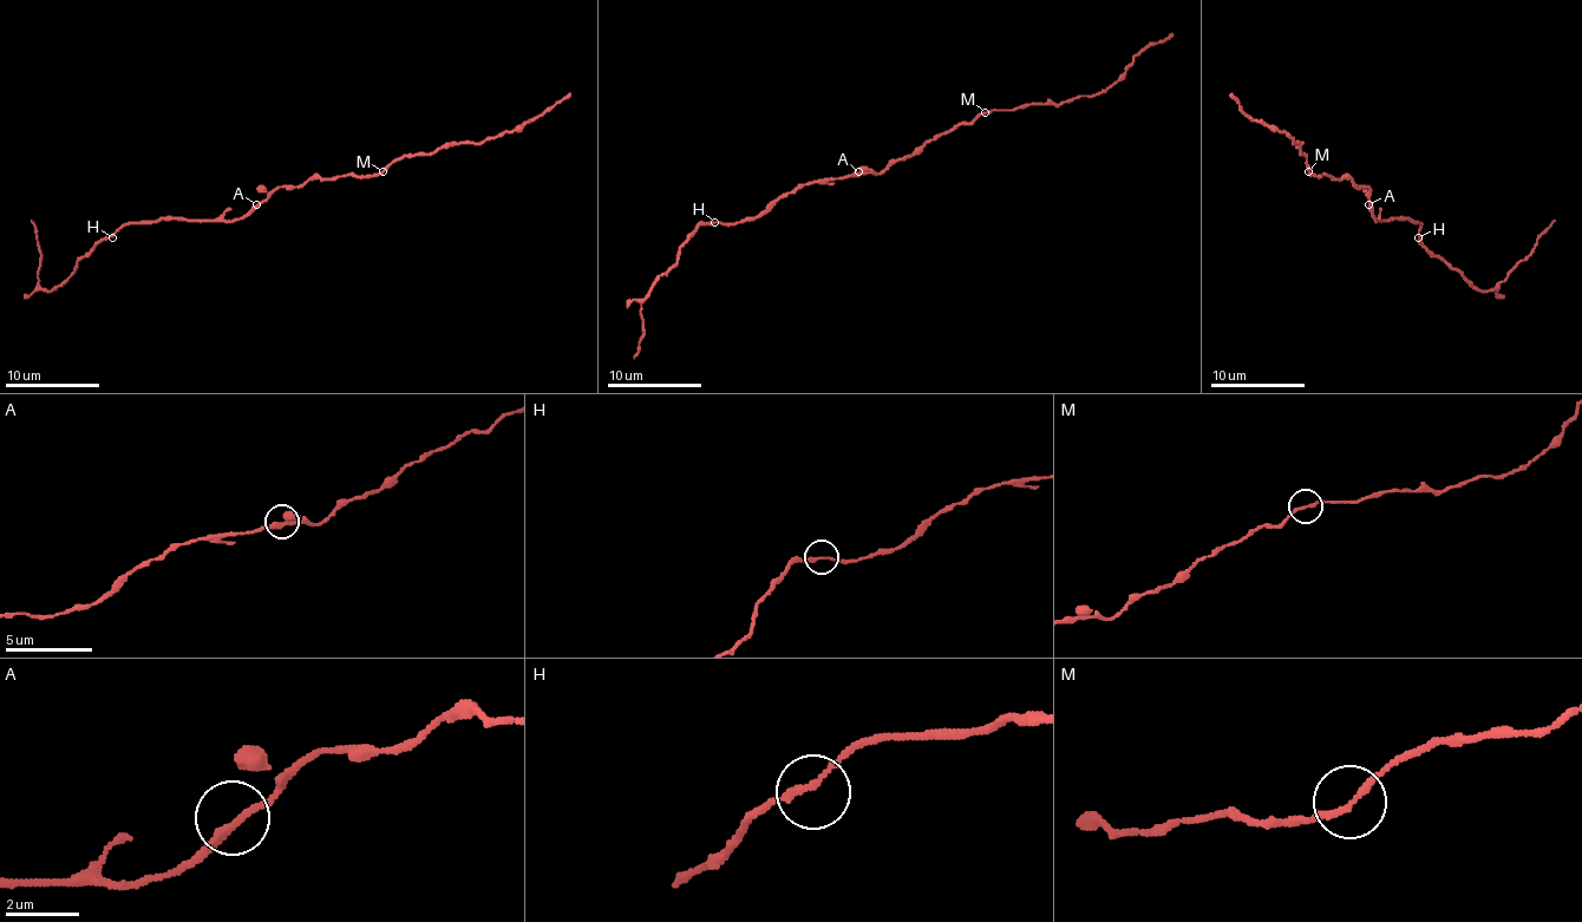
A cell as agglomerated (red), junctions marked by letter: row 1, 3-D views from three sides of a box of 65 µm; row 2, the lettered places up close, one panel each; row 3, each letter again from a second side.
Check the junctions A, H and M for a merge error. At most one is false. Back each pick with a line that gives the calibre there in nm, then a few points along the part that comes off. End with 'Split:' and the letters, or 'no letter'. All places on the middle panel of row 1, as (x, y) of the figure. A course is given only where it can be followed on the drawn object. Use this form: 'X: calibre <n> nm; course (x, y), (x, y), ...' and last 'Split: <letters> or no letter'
M: calibre 170 nm; course (985, 112), (1100, 93), (1141, 53), (1174, 34)
Split: M

